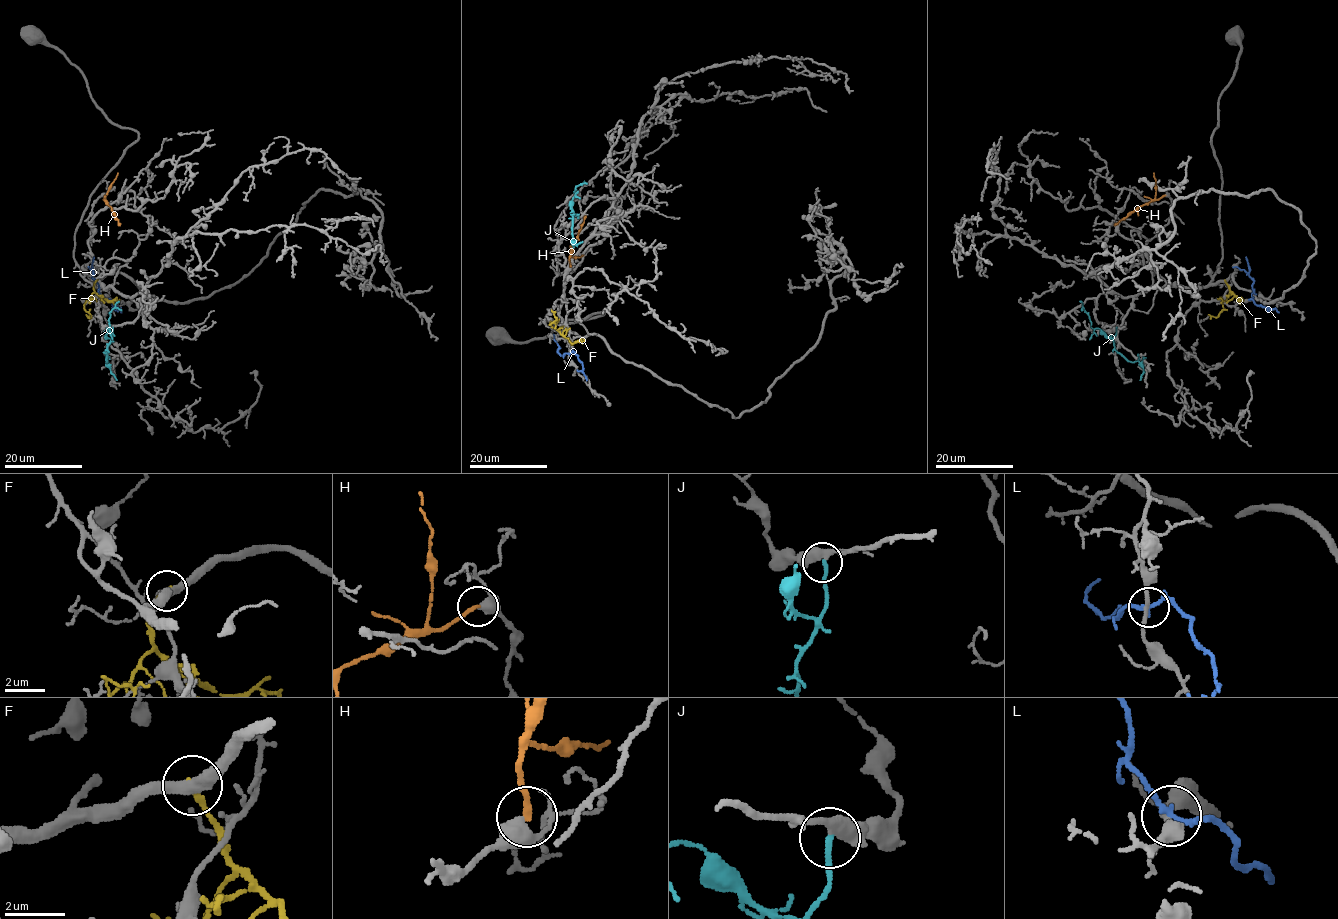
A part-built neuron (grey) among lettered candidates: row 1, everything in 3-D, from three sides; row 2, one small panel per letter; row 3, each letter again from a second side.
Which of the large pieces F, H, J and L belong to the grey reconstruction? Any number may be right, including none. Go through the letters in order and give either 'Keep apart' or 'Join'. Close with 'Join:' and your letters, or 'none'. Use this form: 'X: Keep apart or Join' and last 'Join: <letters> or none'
F: Keep apart
H: Keep apart
J: Join
L: Keep apart
Join: J

